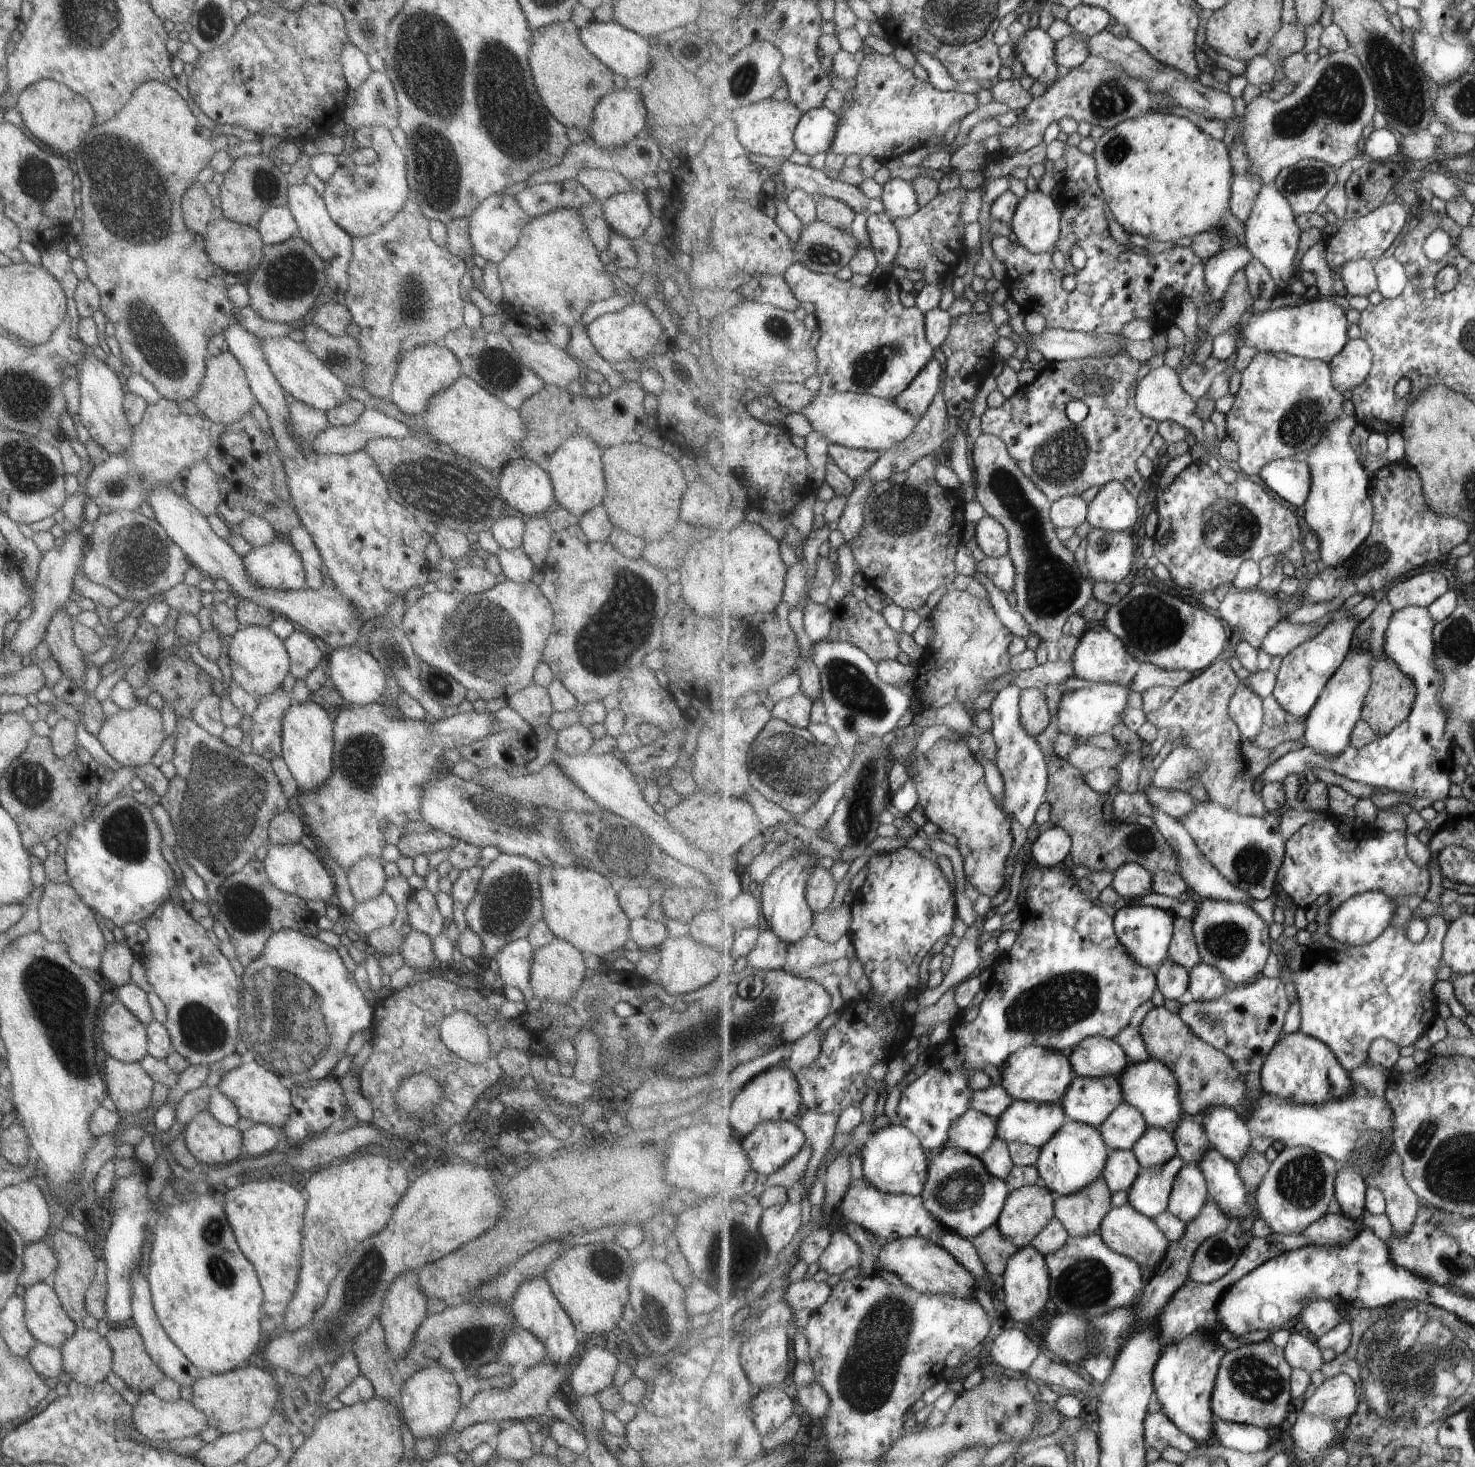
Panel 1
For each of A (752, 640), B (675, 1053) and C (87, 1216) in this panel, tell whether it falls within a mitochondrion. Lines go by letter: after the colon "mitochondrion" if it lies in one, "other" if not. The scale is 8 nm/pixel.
A: mitochondrion
B: mitochondrion
C: other

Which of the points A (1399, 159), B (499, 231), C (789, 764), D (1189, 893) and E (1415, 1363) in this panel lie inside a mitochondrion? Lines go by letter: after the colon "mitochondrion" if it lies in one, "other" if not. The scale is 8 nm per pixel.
A: other
B: other
C: mitochondrion
D: other
E: mitochondrion

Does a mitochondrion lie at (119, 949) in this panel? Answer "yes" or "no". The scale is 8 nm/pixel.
no

